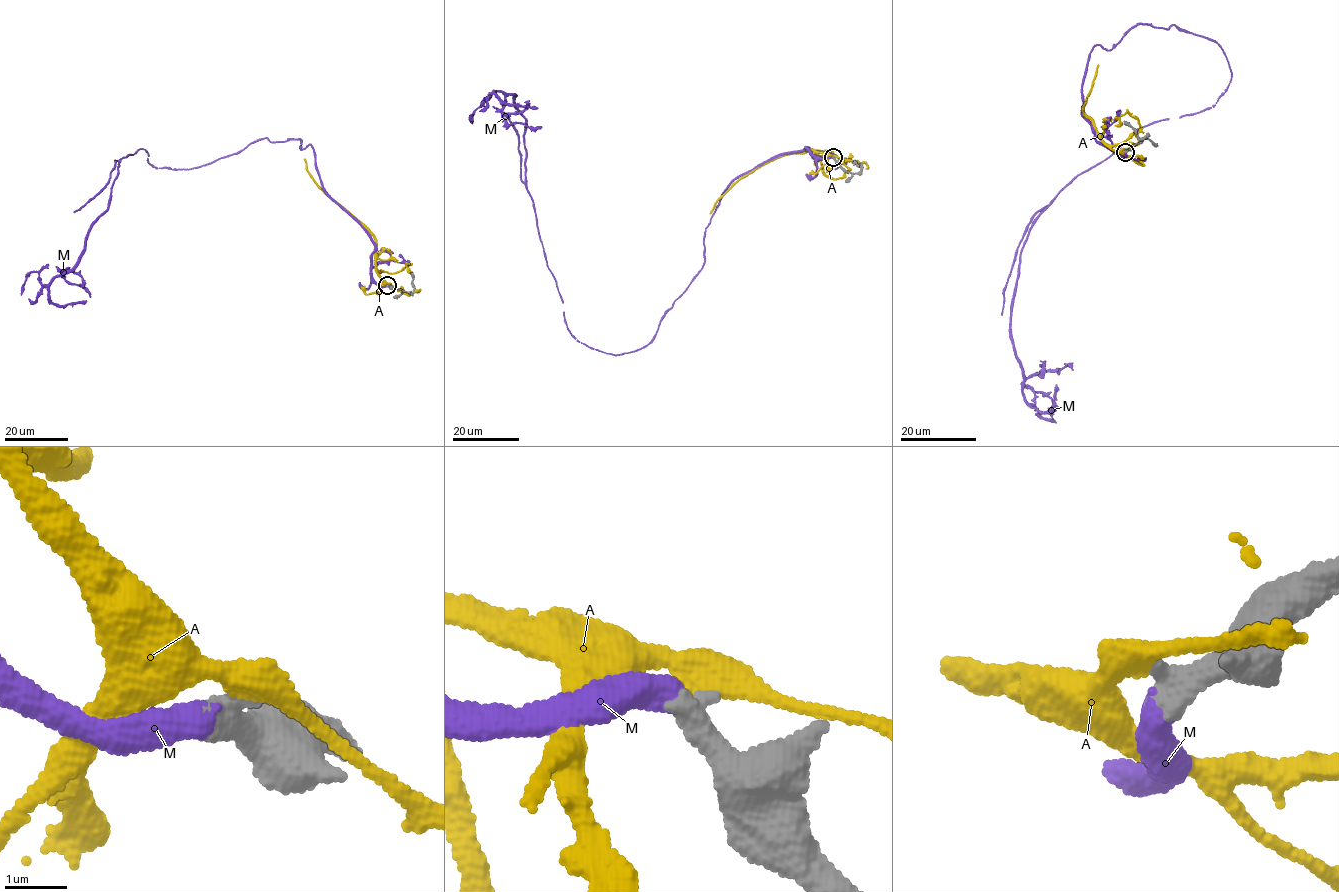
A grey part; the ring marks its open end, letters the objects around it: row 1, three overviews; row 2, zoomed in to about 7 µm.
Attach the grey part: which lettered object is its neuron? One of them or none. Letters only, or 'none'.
M

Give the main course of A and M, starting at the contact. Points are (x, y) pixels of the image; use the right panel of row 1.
A: (1124, 150), (1121, 153), (1109, 147), (1094, 121), (1082, 110), (1099, 65)
M: (1126, 152), (1081, 111), (1092, 47), (1212, 39), (1215, 105), (1135, 130), (1030, 230), (1011, 340), (1053, 419)

